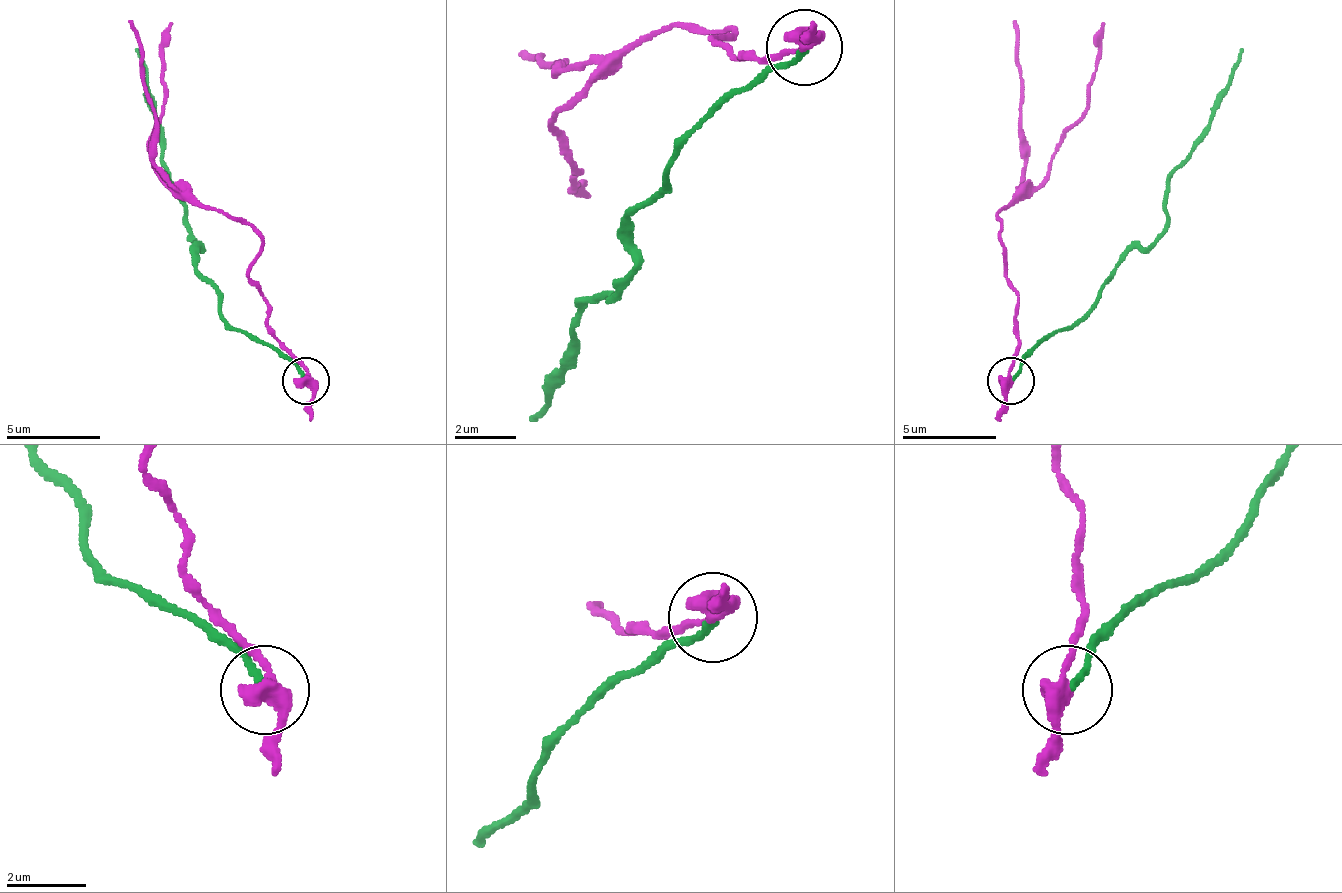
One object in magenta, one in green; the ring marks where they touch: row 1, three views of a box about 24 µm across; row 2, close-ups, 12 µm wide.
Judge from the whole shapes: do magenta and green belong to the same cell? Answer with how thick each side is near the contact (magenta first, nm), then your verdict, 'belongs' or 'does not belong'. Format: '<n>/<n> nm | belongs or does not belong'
420/170 nm | does not belong

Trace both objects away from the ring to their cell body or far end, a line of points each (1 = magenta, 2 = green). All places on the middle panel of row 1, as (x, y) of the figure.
1: (806, 45), (737, 61), (714, 38), (730, 30), (669, 22), (608, 61), (554, 129), (577, 190), (592, 198)
2: (806, 53), (745, 83), (669, 160), (669, 182), (631, 213), (631, 274), (592, 297), (570, 365), (531, 419)

